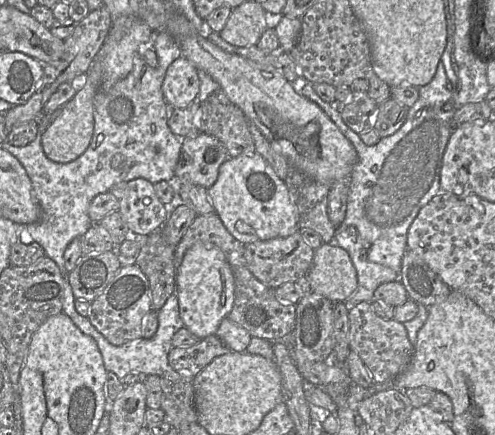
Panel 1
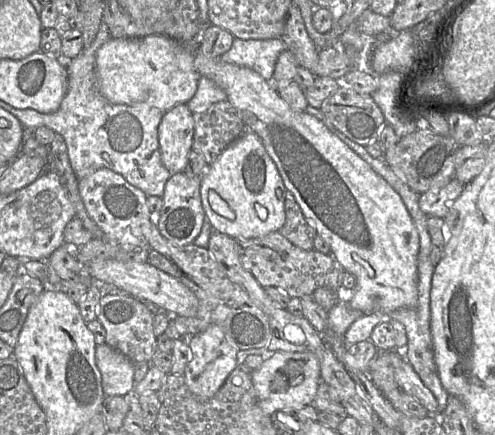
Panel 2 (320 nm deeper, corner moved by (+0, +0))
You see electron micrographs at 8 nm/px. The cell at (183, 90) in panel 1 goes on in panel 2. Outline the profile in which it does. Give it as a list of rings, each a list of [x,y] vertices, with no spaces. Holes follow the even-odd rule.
[[[178,104],[164,112],[158,127],[163,165],[175,174],[184,172],[194,139],[194,117],[187,104]]]

